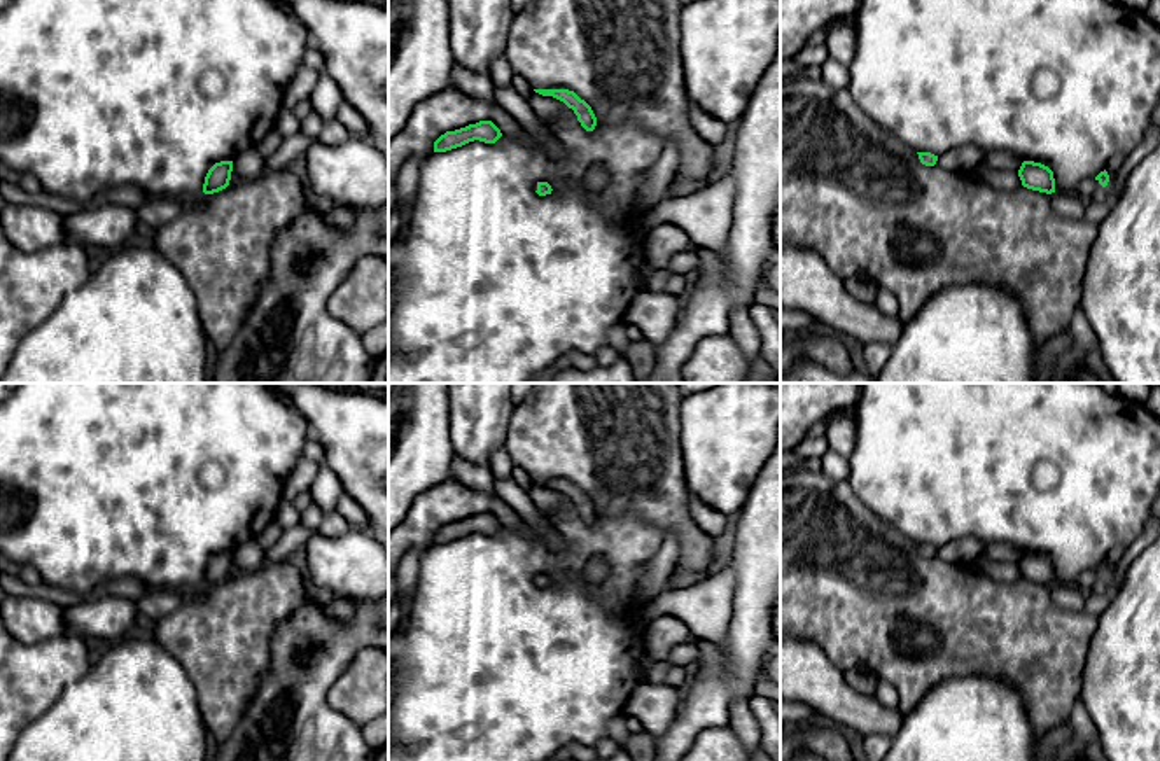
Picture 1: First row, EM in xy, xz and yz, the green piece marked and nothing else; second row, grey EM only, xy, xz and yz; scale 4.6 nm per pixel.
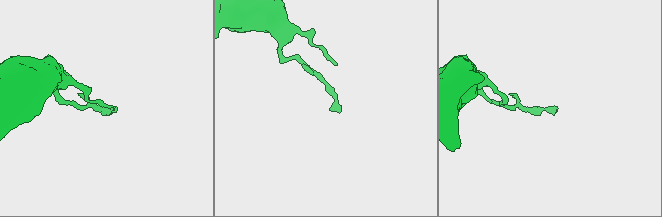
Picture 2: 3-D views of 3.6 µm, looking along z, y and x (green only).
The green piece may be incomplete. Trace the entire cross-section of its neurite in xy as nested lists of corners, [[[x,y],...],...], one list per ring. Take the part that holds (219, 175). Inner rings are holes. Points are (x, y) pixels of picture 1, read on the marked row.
[[[233,161],[215,163],[205,177],[203,192],[213,194],[226,189],[231,180],[231,171],[233,171]]]

